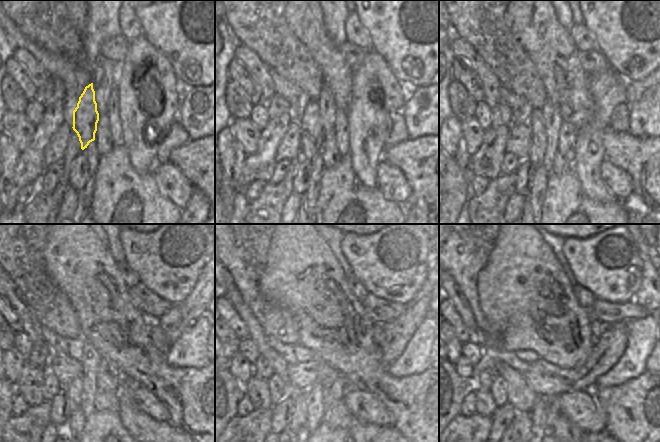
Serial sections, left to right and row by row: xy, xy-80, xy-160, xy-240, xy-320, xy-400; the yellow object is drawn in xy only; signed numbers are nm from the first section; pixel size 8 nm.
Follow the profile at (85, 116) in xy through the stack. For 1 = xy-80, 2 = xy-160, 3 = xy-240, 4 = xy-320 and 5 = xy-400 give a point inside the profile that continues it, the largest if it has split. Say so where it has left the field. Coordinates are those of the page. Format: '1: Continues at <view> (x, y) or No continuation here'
1: Continues at xy-80 (310, 121)
2: Continues at xy-160 (536, 153)
3: Continues at xy-240 (87, 386)
4: Continues at xy-320 (298, 421)
5: Continues at xy-400 (521, 422)

